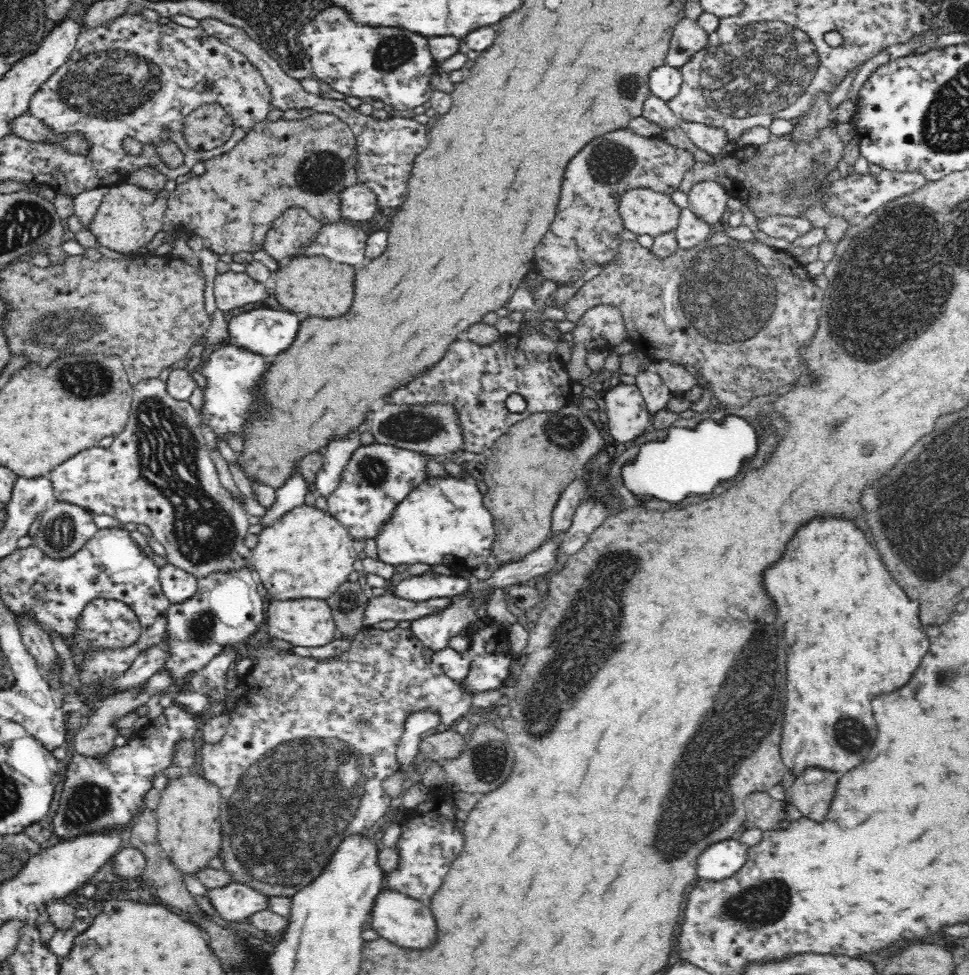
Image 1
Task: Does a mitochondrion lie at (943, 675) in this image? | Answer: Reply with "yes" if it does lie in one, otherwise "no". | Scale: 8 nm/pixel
yes

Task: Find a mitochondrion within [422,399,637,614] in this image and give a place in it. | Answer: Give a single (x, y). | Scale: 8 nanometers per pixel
(565, 433)

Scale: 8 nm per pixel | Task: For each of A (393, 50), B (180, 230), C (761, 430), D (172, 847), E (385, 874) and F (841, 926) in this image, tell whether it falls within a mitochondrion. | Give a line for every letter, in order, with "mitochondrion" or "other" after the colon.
A: mitochondrion
B: other
C: other
D: other
E: other
F: other

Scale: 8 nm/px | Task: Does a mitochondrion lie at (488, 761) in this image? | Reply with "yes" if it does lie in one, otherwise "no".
yes

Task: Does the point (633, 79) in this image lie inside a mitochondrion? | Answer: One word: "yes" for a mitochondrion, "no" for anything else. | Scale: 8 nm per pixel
yes

